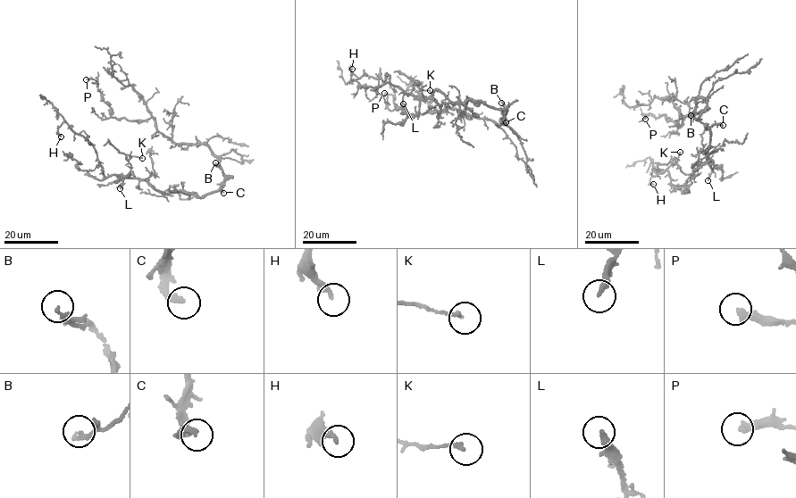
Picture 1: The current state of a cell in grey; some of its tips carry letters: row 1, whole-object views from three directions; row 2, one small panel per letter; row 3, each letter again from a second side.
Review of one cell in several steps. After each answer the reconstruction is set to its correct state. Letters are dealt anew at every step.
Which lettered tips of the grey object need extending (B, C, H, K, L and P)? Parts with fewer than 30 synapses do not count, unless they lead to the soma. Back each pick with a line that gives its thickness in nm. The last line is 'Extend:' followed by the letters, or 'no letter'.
C: calibre 240 nm
Extend: C

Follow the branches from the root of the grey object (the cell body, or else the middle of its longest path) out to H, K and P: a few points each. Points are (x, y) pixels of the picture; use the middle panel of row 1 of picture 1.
H: (494, 107), (451, 103), (436, 90), (415, 98), (393, 87), (390, 76), (360, 78), (352, 69)
K: (494, 107), (470, 100), (451, 103), (436, 90), (423, 98), (412, 93), (417, 83), (421, 89), (430, 90)
P: (494, 107), (509, 104), (505, 122), (448, 107), (445, 112), (408, 115), (396, 109), (393, 96), (384, 93)

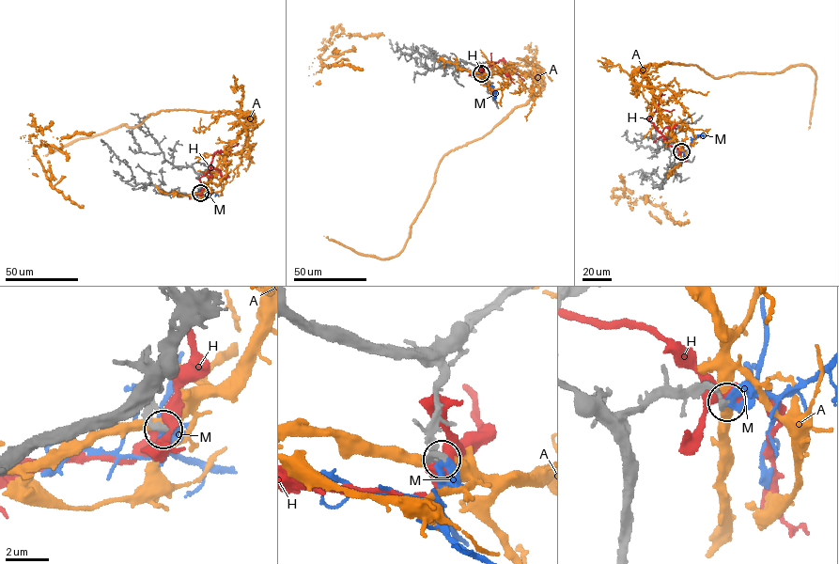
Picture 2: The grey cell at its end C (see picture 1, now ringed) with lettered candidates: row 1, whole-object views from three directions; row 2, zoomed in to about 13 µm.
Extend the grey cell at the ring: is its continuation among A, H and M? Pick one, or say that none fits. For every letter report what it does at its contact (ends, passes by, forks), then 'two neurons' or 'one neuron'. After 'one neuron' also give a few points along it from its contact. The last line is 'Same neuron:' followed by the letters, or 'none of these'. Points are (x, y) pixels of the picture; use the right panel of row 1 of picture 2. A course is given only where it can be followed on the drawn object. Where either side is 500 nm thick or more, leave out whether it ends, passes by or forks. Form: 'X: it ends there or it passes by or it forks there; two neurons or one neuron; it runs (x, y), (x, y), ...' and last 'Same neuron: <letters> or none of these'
A: it passes by; two neurons
H: it forks there; two neurons
M: it ends there; one neuron; it runs (680, 152), (686, 150), (697, 135), (705, 136)
Same neuron: M

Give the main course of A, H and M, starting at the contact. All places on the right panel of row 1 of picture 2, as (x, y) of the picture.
A: (680, 151), (643, 68), (691, 64), (716, 78), (808, 67), (815, 78), (808, 129)
H: (681, 152), (669, 144), (649, 120), (660, 98), (665, 94)
M: (680, 152), (686, 150), (697, 135), (705, 136)

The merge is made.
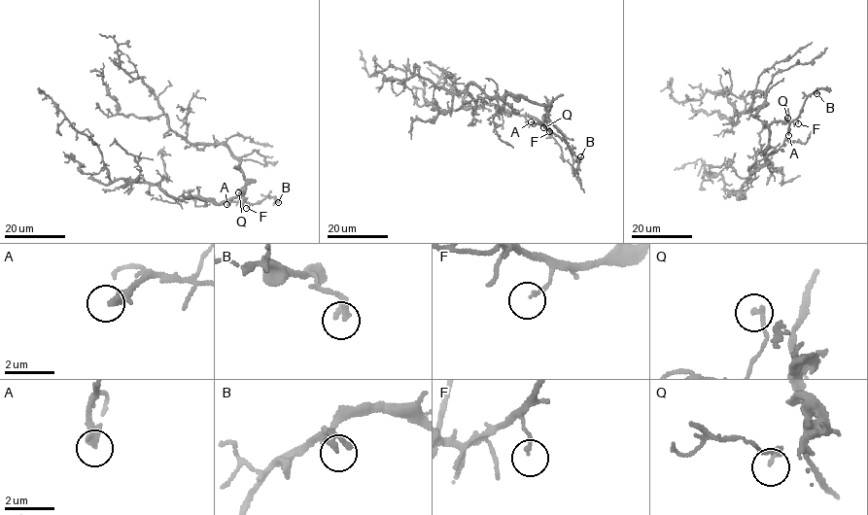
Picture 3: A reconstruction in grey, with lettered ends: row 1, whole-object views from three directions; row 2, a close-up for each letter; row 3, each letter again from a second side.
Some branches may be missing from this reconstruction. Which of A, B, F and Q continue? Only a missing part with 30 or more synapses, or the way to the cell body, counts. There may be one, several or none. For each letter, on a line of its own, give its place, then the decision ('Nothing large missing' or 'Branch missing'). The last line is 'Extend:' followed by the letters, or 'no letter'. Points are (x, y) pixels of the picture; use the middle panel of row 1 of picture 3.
A: Place: (531, 121). Nothing large missing
B: Place: (580, 156). Nothing large missing
F: Place: (549, 131). Nothing large missing
Q: Place: (543, 127). Nothing large missing
Extend: no letter

